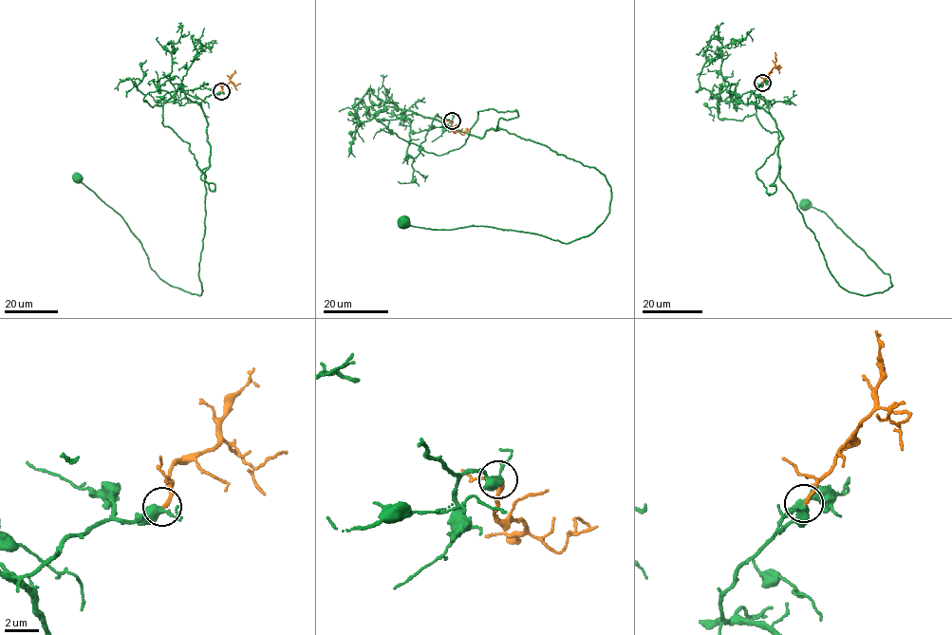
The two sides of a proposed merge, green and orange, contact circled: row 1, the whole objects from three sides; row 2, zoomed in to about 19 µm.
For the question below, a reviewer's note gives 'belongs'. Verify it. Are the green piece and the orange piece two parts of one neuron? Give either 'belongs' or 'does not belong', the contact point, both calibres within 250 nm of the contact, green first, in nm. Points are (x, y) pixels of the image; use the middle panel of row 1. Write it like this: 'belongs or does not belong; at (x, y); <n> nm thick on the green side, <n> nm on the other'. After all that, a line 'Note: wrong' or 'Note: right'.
belongs; at (452, 121); 360 nm thick on the green side, 200 nm on the other
Note: right

